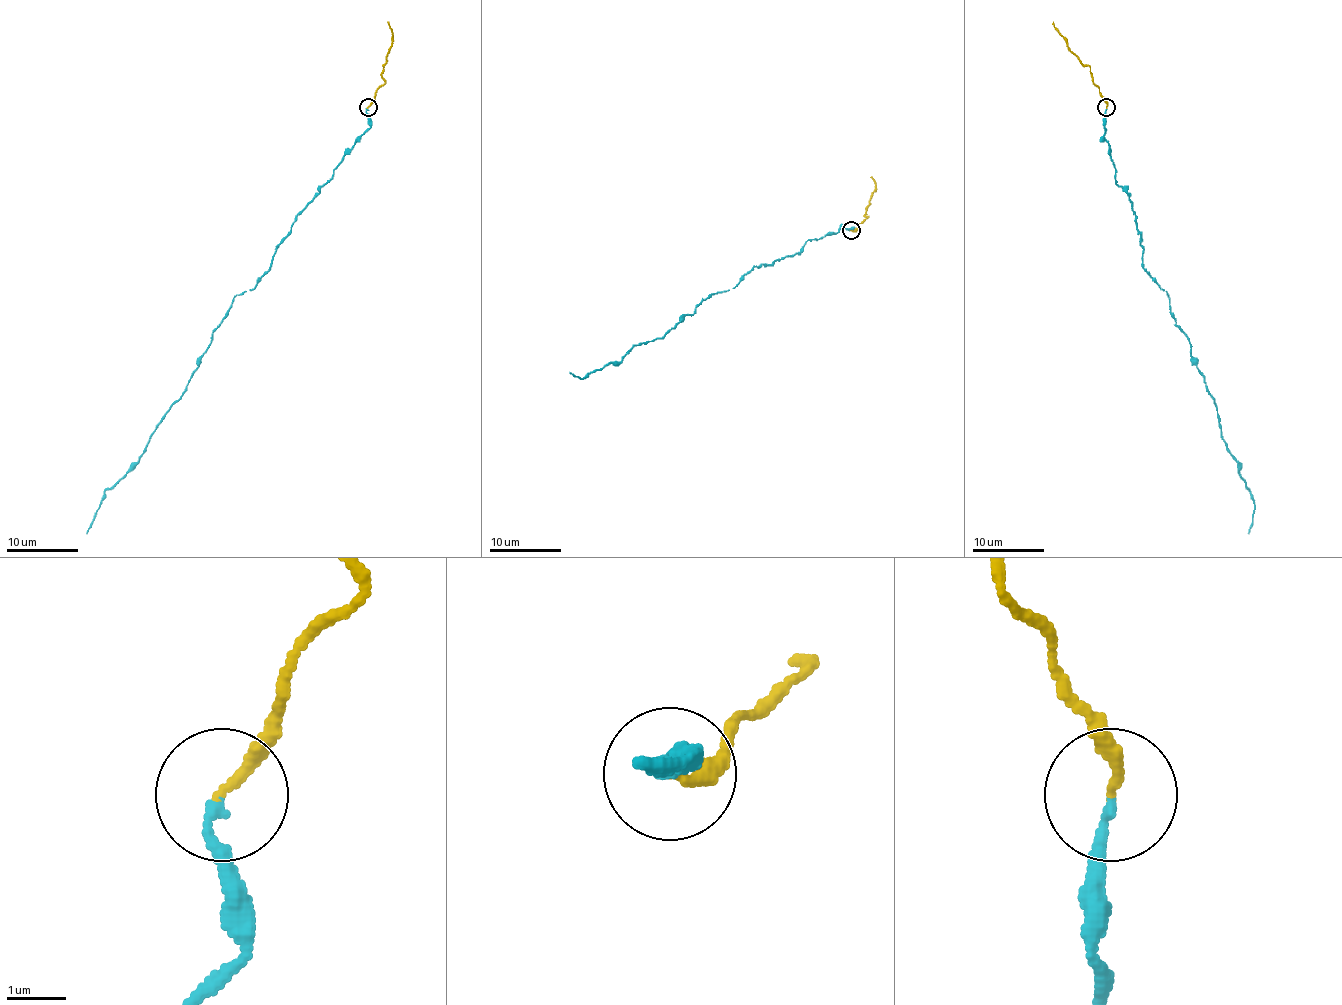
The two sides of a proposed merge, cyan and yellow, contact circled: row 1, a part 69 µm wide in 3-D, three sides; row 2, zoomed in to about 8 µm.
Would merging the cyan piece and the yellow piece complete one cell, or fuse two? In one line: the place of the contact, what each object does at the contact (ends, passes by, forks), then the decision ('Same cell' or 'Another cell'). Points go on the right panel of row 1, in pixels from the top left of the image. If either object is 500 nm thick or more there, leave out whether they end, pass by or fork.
Place: (1106, 107). At the ring cyan ends. At the ring yellow ends. Same cell

